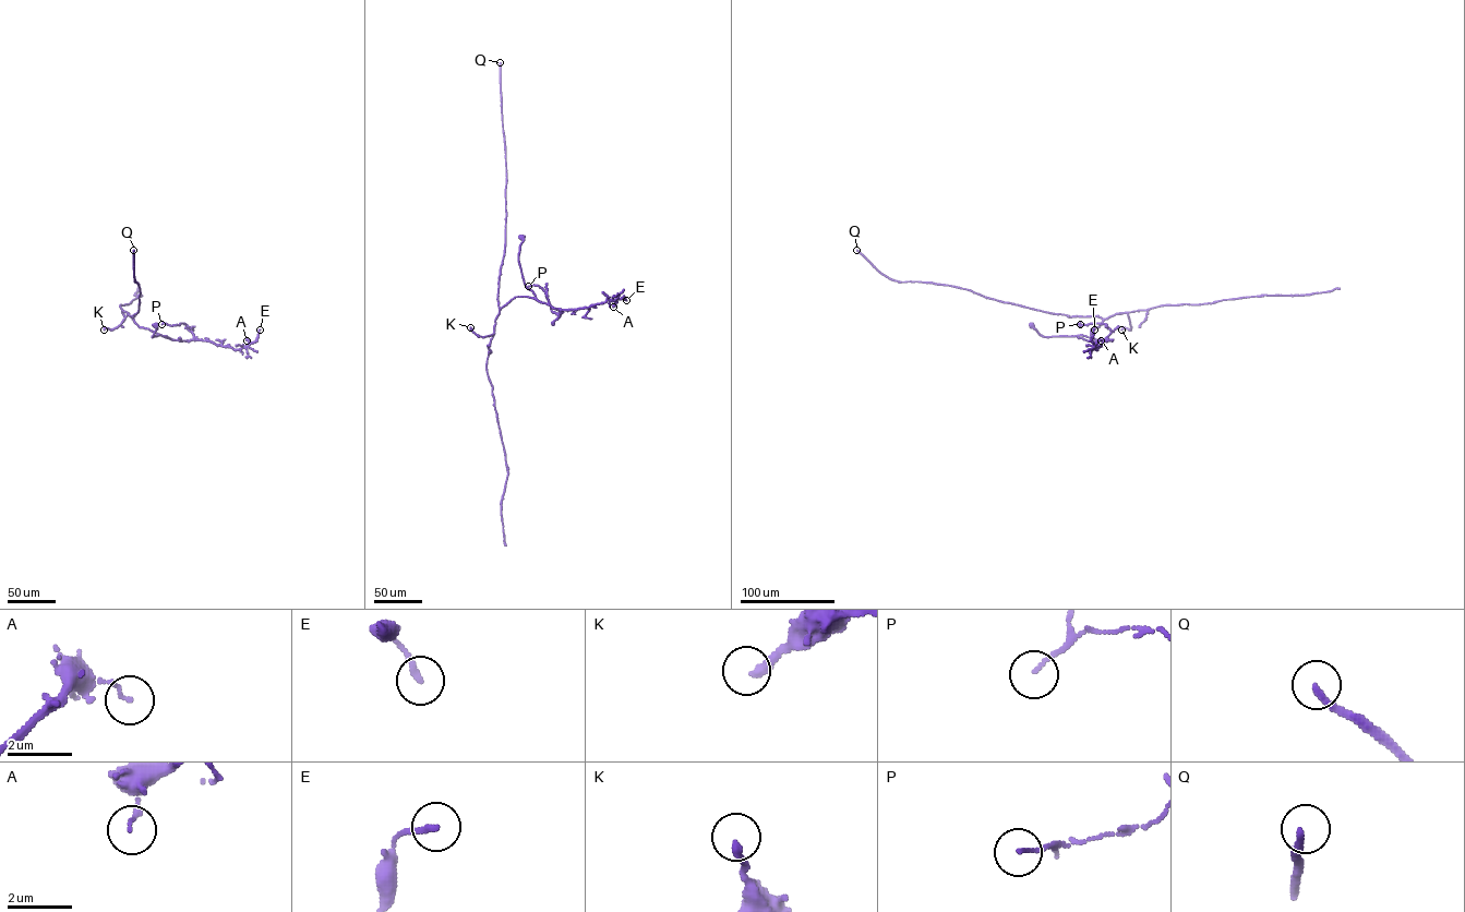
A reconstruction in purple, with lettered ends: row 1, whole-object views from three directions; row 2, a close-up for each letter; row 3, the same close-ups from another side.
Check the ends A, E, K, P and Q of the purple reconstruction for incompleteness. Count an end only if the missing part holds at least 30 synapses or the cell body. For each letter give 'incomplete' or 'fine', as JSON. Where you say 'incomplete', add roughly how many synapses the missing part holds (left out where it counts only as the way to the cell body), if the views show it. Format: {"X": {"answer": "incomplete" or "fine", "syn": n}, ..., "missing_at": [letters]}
{"A": {"answer": "fine"}, "E": {"answer": "fine"}, "K": {"answer": "fine"}, "P": {"answer": "fine"}, "Q": {"answer": "incomplete", "syn": 110}, "missing_at": ["Q"]}

